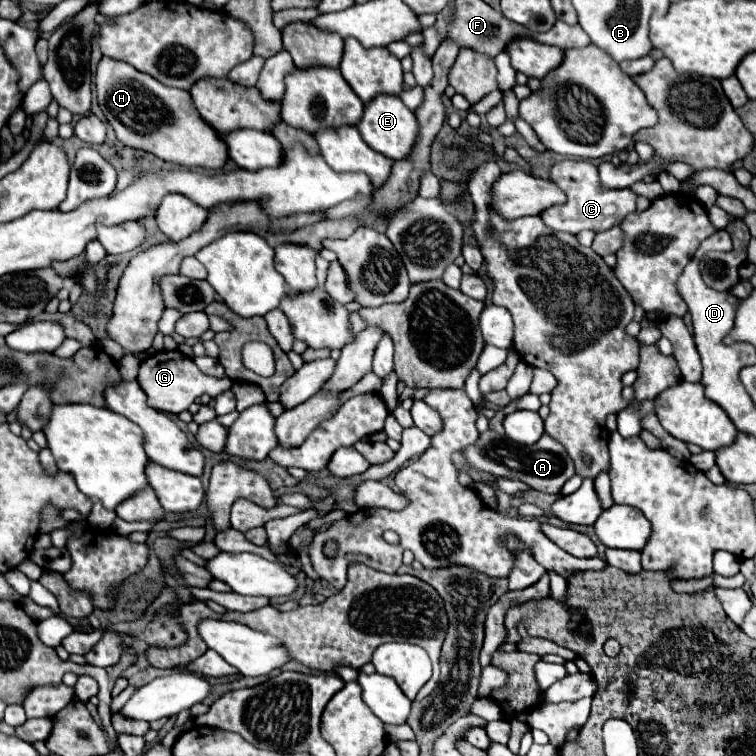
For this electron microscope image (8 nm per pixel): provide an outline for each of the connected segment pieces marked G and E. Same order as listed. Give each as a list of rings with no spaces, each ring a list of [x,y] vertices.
[[[163,350],[163,352],[157,352],[153,356],[147,356],[141,362],[137,382],[143,388],[143,392],[147,394],[147,398],[149,398],[147,402],[149,402],[151,408],[171,412],[171,414],[179,414],[179,412],[187,410],[195,402],[195,398],[199,398],[203,394],[209,394],[211,398],[217,398],[219,394],[229,390],[231,384],[233,384],[227,376],[215,378],[215,376],[203,374],[193,364],[193,360],[189,356],[185,356],[183,352],[179,352],[179,350],[171,350],[171,352]]]
[[[377,96],[371,104],[367,104],[363,120],[357,126],[357,130],[375,152],[391,160],[405,160],[413,152],[419,136],[417,116],[397,96]]]

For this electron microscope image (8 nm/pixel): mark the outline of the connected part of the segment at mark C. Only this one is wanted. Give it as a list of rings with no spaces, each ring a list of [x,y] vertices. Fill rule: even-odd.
[[[563,160],[555,166],[549,168],[549,180],[563,188],[567,194],[565,204],[557,204],[553,208],[547,208],[541,212],[541,220],[557,230],[557,232],[569,232],[569,234],[579,234],[581,230],[593,230],[593,232],[603,232],[615,224],[619,224],[627,214],[637,210],[637,198],[631,188],[623,190],[609,190],[599,184],[599,170],[595,164],[587,160]]]

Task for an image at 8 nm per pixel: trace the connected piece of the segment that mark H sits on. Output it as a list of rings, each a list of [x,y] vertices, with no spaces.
[[[103,56],[97,66],[95,86],[99,106],[121,144],[151,152],[157,158],[183,168],[221,170],[229,160],[225,142],[199,116],[189,92],[163,86],[153,76],[107,56]]]

